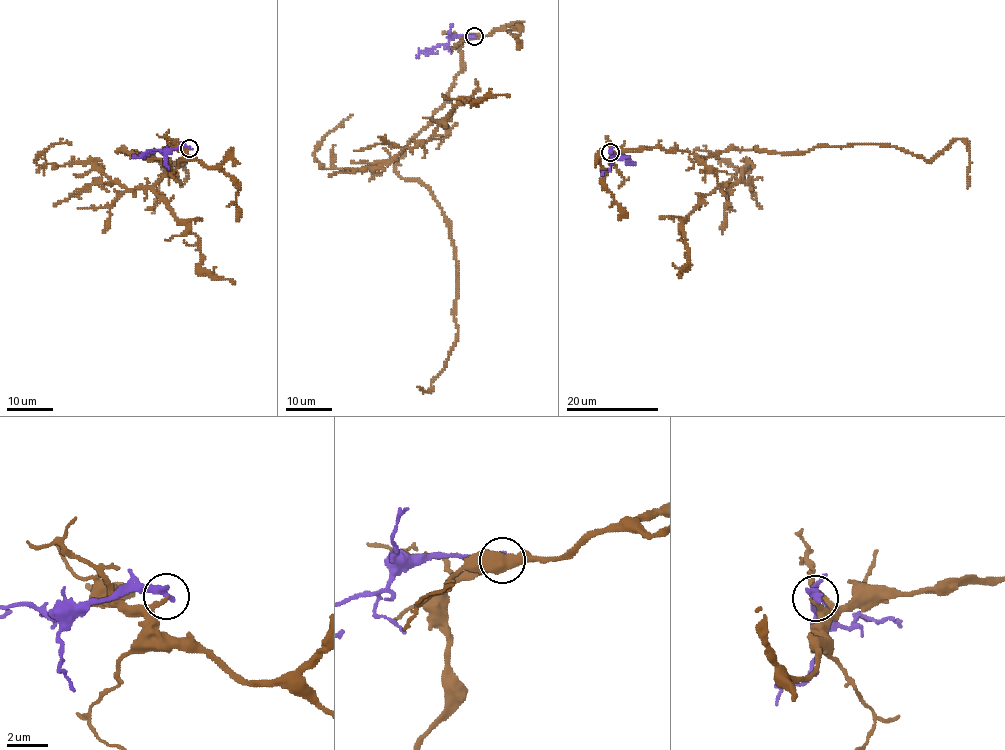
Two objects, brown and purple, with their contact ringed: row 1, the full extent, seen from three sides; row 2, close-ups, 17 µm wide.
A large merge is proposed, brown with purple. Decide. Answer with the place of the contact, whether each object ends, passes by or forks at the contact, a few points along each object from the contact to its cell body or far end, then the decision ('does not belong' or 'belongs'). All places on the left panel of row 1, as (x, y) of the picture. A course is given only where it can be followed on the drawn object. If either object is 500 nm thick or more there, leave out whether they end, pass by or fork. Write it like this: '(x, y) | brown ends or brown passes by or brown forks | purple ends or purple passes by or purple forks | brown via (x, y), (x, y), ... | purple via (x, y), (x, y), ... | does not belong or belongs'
(189, 148) | brown ends | purple ends | brown via (189, 148), (171, 145), (141, 158), (116, 152), (184, 162), (188, 178), (183, 185), (164, 165), (152, 212) | purple via (189, 148), (172, 148), (164, 152), (149, 150), (132, 156) | does not belong

